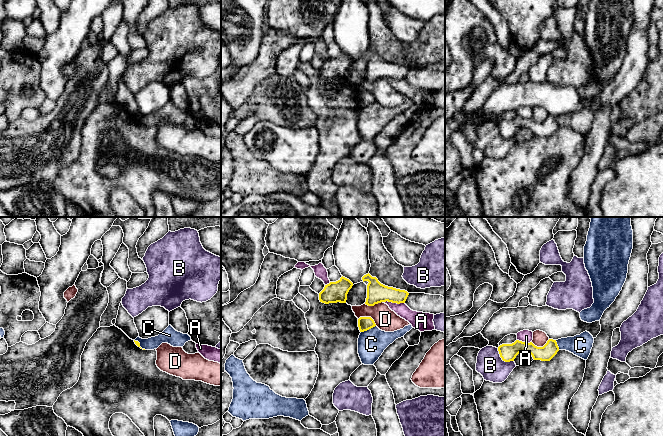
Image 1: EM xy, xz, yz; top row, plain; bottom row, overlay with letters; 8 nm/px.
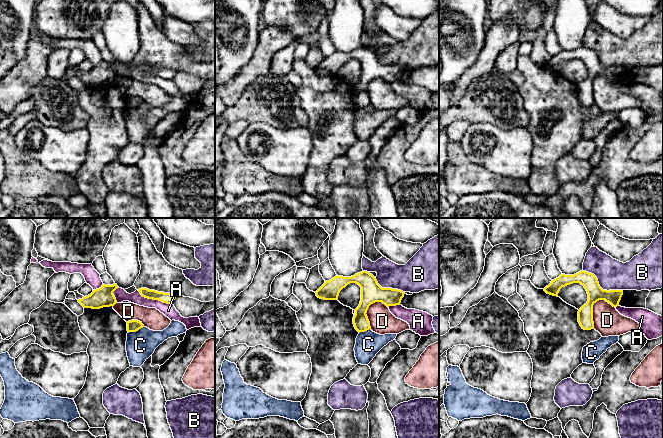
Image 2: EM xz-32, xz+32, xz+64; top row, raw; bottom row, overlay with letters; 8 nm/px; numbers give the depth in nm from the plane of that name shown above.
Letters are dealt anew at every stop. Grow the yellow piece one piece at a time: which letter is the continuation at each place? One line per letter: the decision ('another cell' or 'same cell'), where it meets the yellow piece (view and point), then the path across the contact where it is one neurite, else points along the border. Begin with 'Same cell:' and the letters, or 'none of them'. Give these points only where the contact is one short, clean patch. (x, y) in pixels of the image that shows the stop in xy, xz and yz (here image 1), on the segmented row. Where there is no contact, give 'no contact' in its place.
Same cell: none of them
A: another cell | xz (394, 302)
B: another cell | yz (502, 359)
C: another cell | xz (368, 329) | along xz (375, 325), (361, 332)
D: another cell | xz (368, 317)

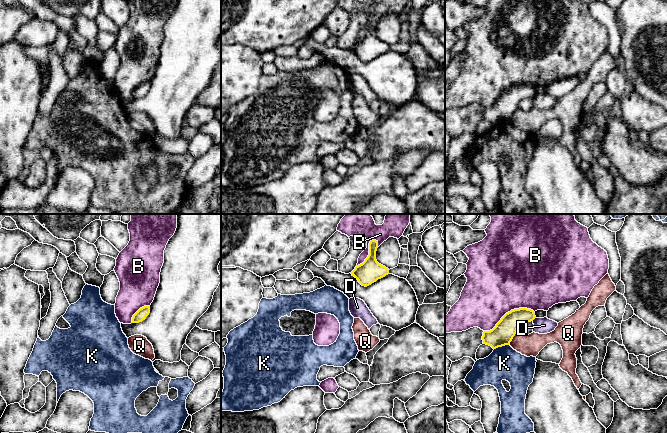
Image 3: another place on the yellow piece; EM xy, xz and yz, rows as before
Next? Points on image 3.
Same cell: none of them
B: another cell | yz (508, 312)
D: another cell | yz (533, 319) | along yz (535, 317), (532, 320)
K: another cell | yz (501, 346)
Q: another cell | yz (512, 338) | along yz (516, 332), (508, 344)

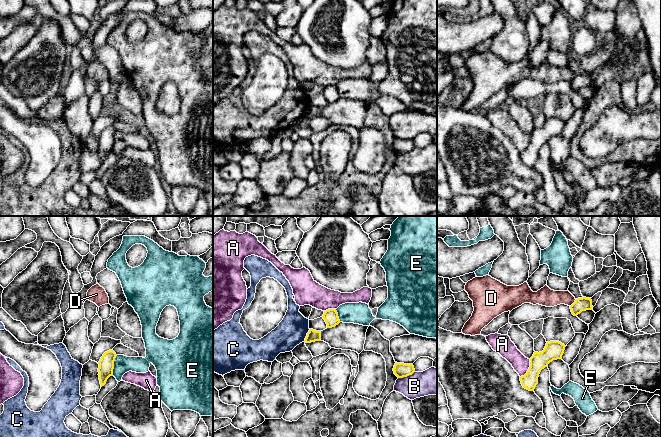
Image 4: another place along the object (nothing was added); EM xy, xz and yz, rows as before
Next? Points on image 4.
Same cell: none of them
A: another cell | yz (528, 369)
B: another cell | xz (406, 376)
C: another cell | xz (307, 335)
D: another cell | yz (573, 303) | along yz (576, 299), (570, 306)
E: another cell | xy (113, 365) | along xy (117, 355), (112, 375)

